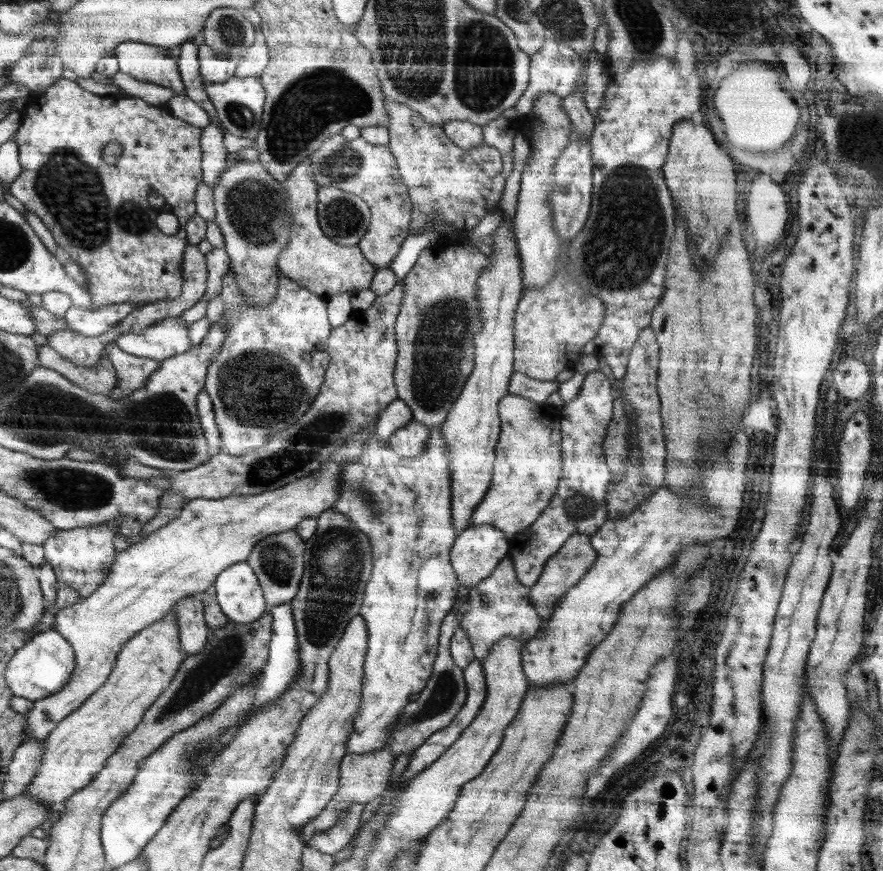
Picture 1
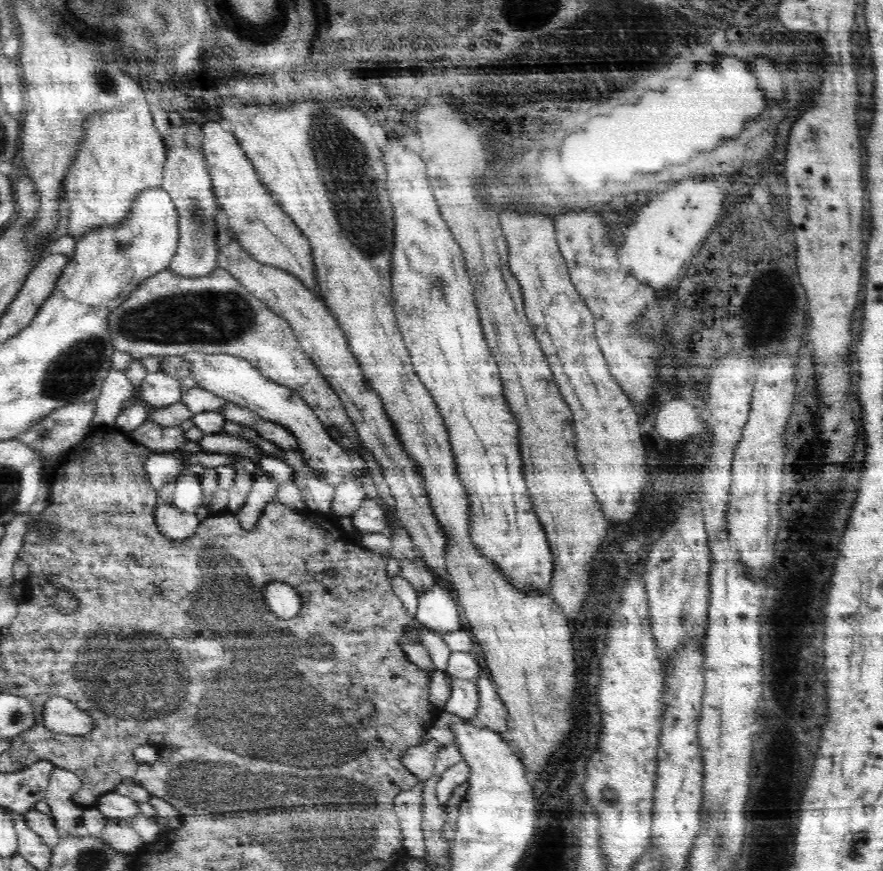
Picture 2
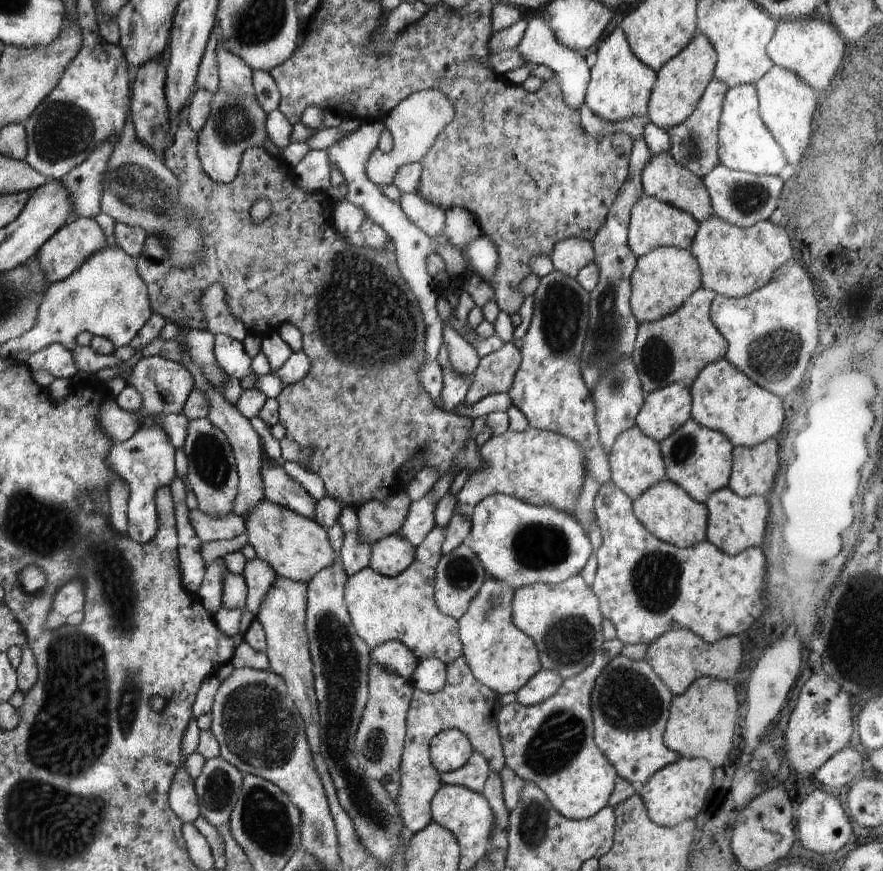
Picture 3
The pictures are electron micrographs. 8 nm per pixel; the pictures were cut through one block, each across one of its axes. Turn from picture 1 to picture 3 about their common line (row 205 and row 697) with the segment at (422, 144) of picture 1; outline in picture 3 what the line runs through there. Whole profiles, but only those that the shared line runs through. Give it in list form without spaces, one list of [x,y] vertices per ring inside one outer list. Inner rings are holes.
[[[461,655],[445,666],[446,683],[439,692],[428,693],[414,688],[407,713],[407,730],[401,757],[401,788],[397,799],[403,826],[409,836],[420,833],[433,822],[431,801],[443,786],[441,774],[432,765],[430,742],[443,729],[457,727],[469,739],[474,751],[479,751],[486,759],[491,771],[505,768],[503,747],[497,728],[498,712],[503,708],[500,696],[483,686],[470,671],[465,657]]]

